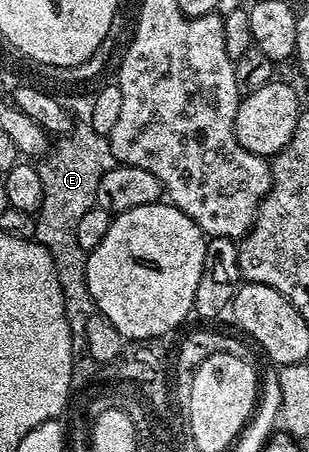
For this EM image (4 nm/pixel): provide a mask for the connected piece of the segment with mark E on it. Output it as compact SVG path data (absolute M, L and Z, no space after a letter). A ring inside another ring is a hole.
M91 129L73 130L60 144L53 146L39 168L42 181L42 203L36 215L35 242L42 244L52 255L54 269L58 273L58 285L64 298L66 325L70 325L72 349L76 353L87 352L86 323L94 313L94 304L86 281L88 252L78 245L78 221L86 209L96 206L98 181L111 167L117 166L108 140Z

